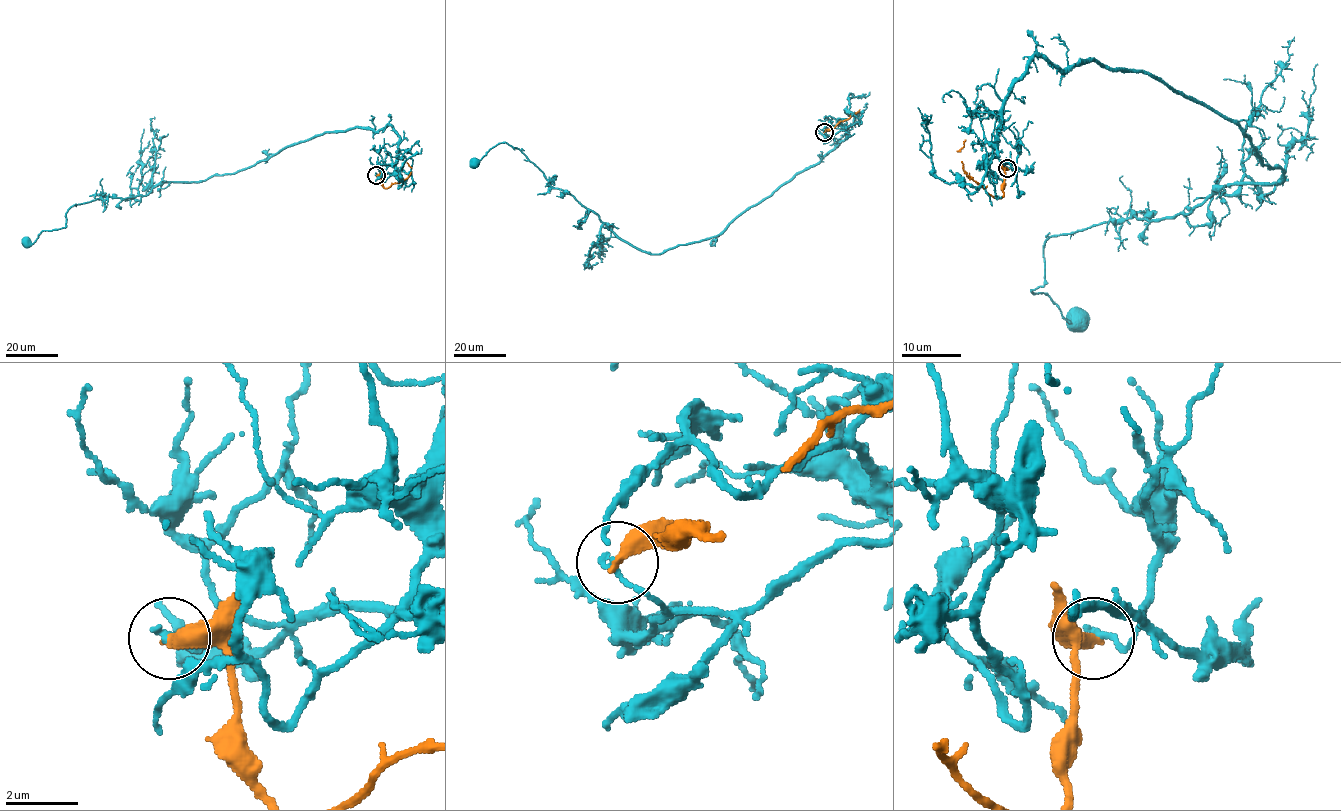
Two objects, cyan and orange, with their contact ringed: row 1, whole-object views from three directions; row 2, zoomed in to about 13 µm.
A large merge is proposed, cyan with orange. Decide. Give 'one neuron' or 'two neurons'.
two neurons

